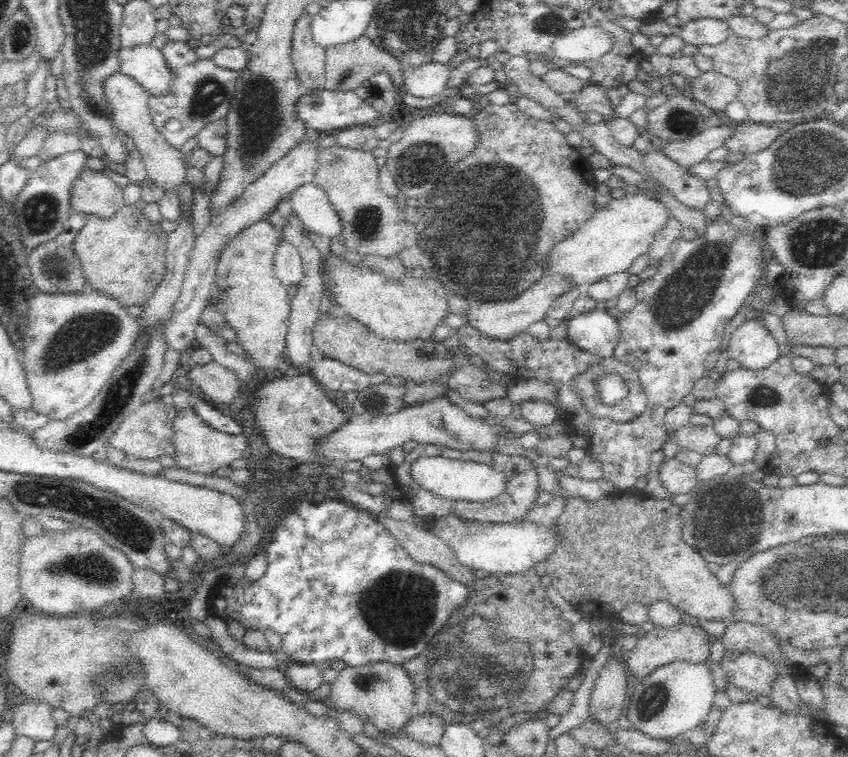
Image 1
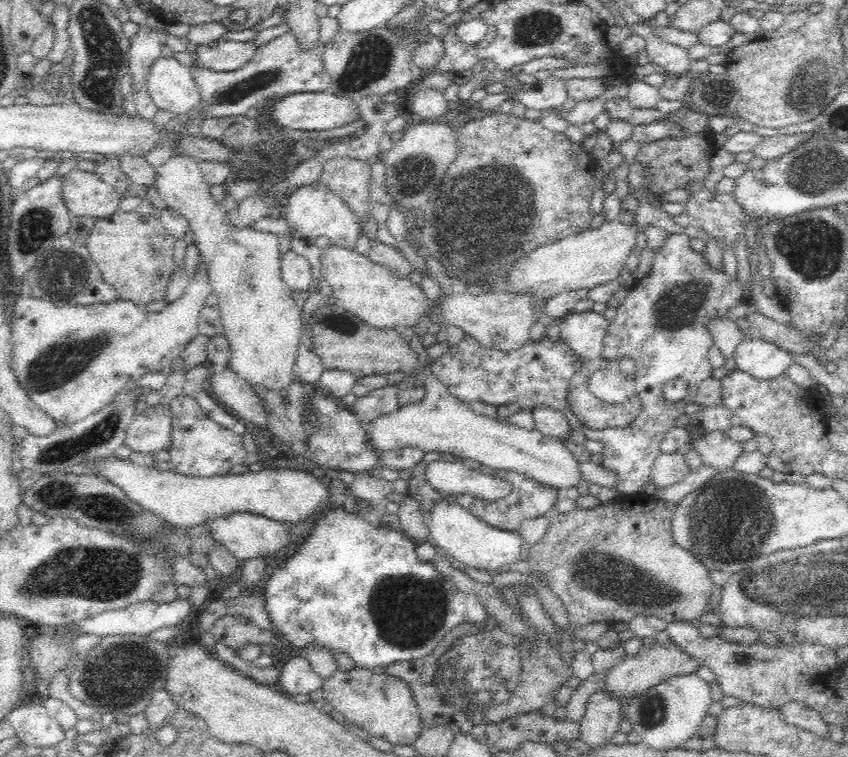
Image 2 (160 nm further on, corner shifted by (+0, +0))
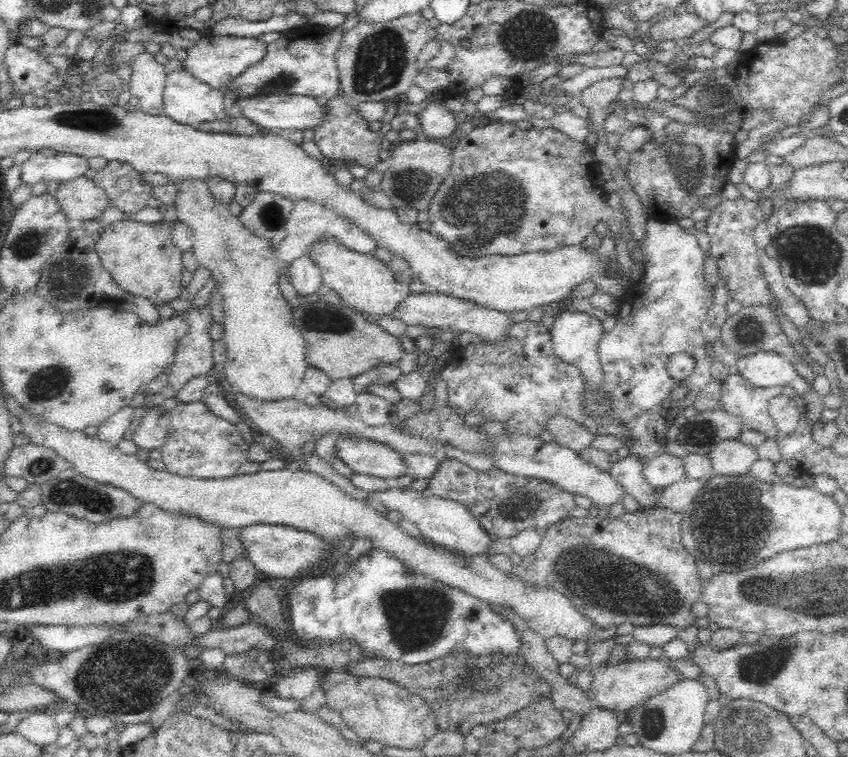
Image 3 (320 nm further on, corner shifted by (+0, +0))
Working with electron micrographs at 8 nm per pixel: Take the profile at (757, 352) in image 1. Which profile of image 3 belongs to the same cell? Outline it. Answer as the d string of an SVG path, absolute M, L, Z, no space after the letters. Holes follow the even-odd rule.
M766 350L740 357L734 370L758 388L788 385L798 376L790 360L779 353Z

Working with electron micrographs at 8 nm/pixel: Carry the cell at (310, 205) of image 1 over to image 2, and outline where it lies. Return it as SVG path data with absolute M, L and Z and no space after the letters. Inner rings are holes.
M318 182L289 192L283 217L290 229L296 230L300 233L300 238L304 239L315 240L318 236L326 236L330 244L354 250L361 236L357 219L352 212L349 212L347 204L344 204L344 201L340 200L325 184Z

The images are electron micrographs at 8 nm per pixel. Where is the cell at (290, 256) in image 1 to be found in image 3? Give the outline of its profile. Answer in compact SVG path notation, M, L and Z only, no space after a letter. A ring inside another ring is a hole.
M307 254L296 258L290 264L288 274L298 296L312 299L322 285L319 267L316 266L313 259Z

